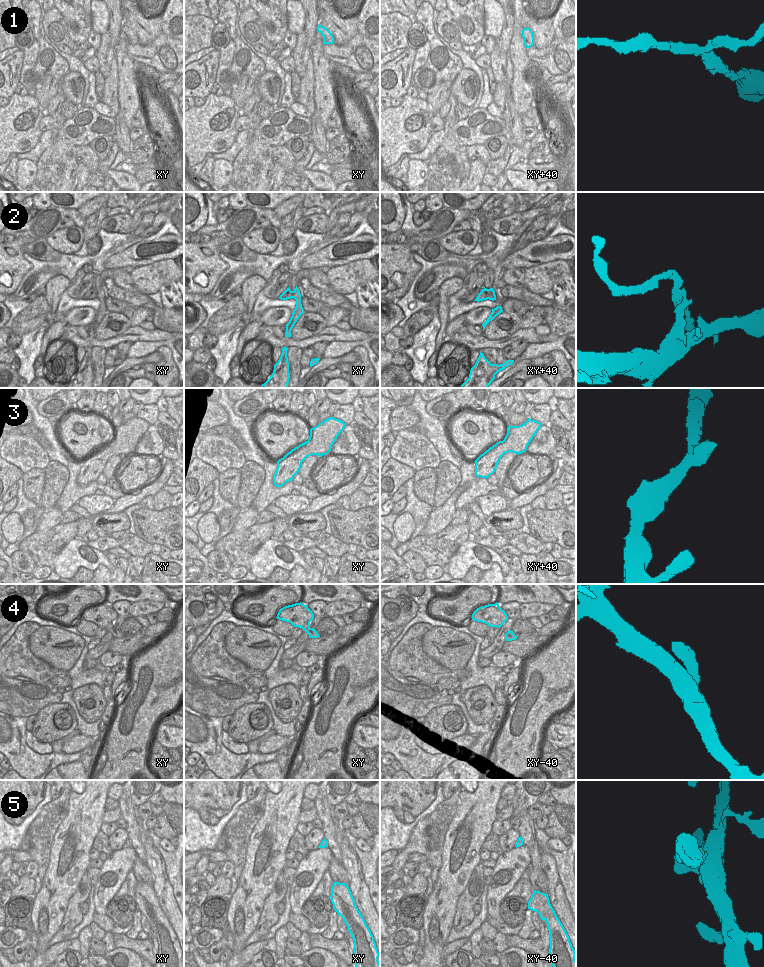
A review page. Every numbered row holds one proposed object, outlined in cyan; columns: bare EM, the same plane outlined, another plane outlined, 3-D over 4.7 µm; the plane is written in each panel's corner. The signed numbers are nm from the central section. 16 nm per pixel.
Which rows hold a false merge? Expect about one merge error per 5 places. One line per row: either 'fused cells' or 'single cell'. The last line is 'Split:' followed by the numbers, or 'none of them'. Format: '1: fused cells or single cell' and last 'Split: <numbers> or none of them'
1: single cell
2: fused cells
3: single cell
4: single cell
5: single cell
Split: 2

